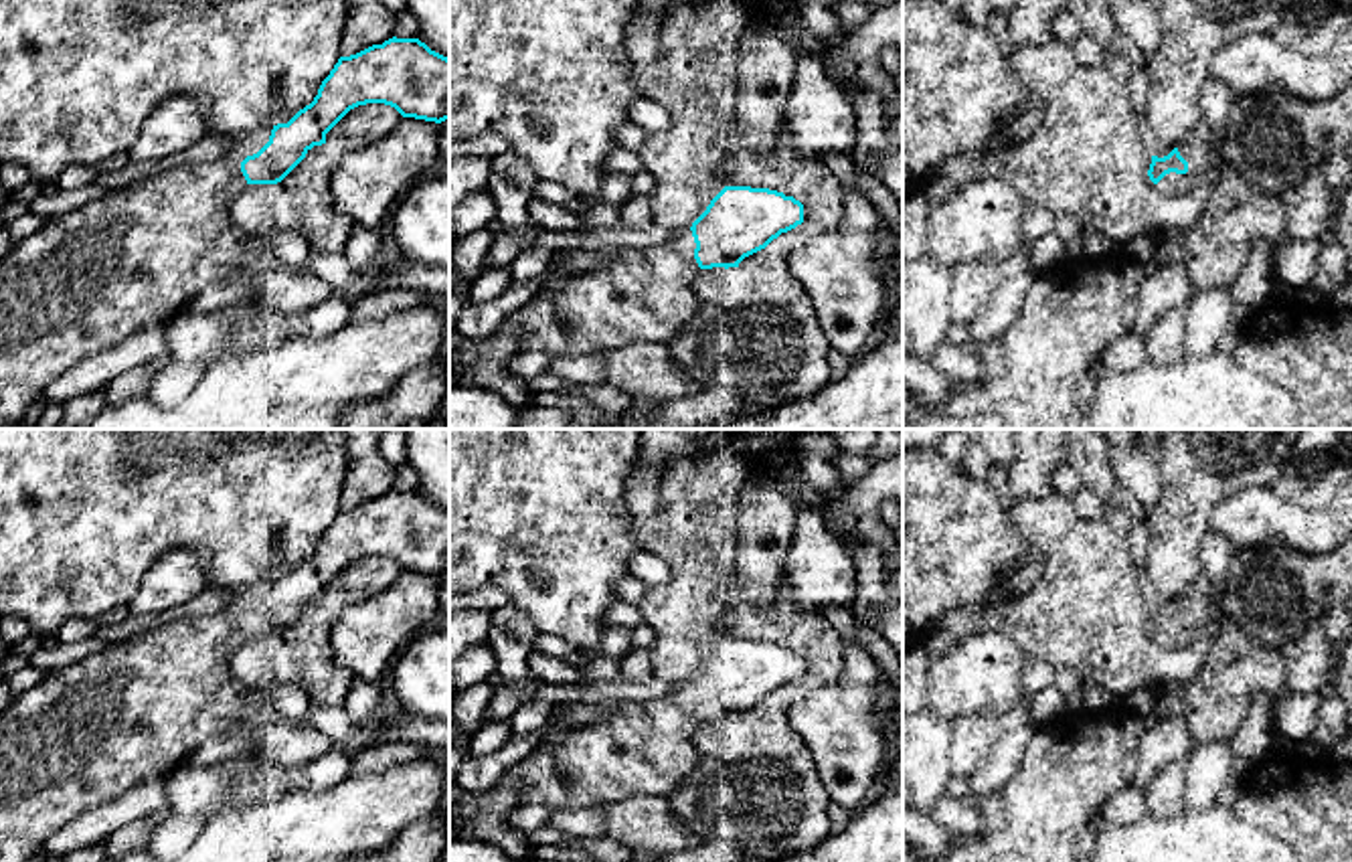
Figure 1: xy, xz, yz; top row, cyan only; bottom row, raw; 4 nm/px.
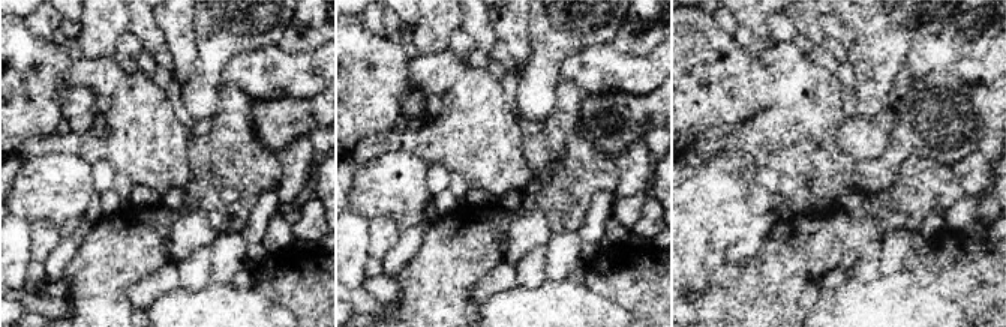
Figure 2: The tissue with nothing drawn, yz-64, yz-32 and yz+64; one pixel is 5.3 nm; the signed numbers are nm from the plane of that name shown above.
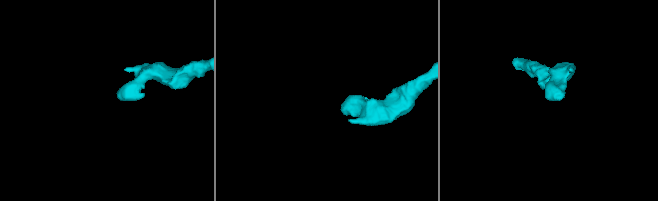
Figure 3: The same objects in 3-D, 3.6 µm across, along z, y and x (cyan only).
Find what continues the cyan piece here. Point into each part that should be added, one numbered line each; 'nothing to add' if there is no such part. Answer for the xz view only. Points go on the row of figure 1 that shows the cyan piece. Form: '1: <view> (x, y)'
1: xz (644, 294)

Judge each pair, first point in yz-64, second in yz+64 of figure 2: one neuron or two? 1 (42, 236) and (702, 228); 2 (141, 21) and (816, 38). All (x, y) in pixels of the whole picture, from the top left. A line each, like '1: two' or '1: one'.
1: two
2: one

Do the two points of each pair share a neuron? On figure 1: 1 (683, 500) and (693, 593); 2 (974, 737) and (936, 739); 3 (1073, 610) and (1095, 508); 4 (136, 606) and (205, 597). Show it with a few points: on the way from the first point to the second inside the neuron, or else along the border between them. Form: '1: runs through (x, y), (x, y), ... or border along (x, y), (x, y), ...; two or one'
1: runs through (697, 523), (697, 571); one
2: border along (954, 727), (950, 773); two
3: border along (1081, 519), (1104, 521); two
4: border along (207, 583), (185, 601), (144, 616); two

